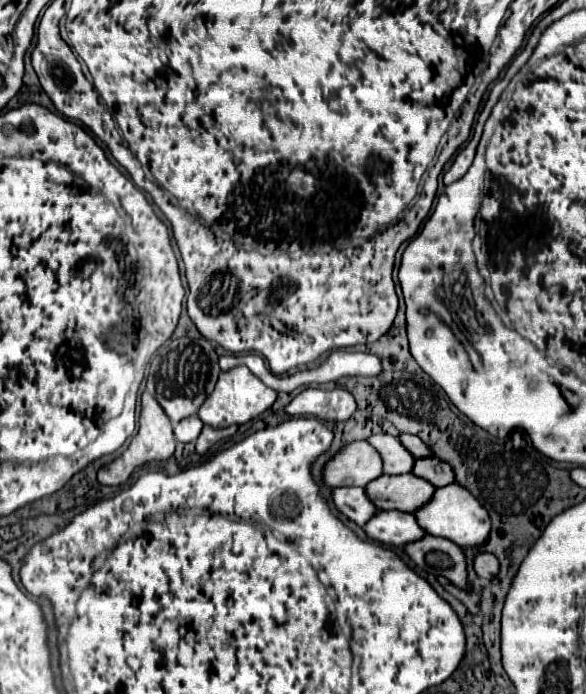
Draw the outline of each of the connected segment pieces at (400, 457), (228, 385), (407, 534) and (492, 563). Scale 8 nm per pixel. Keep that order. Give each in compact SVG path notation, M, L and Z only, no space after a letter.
M375 434L369 442L377 448L383 458L385 474L409 474L415 464L415 456L391 434Z
M237 366L233 370L219 374L215 390L209 394L209 398L203 402L203 406L199 408L197 414L205 424L209 424L213 428L225 428L231 424L245 424L251 418L265 412L267 408L271 408L275 398L277 398L277 392L273 388L265 386L249 368Z
M379 512L365 524L365 532L369 538L389 546L405 546L427 534L415 516L405 512Z
M477 554L475 556L475 572L481 576L481 578L495 578L499 574L499 562L495 560L493 554Z

